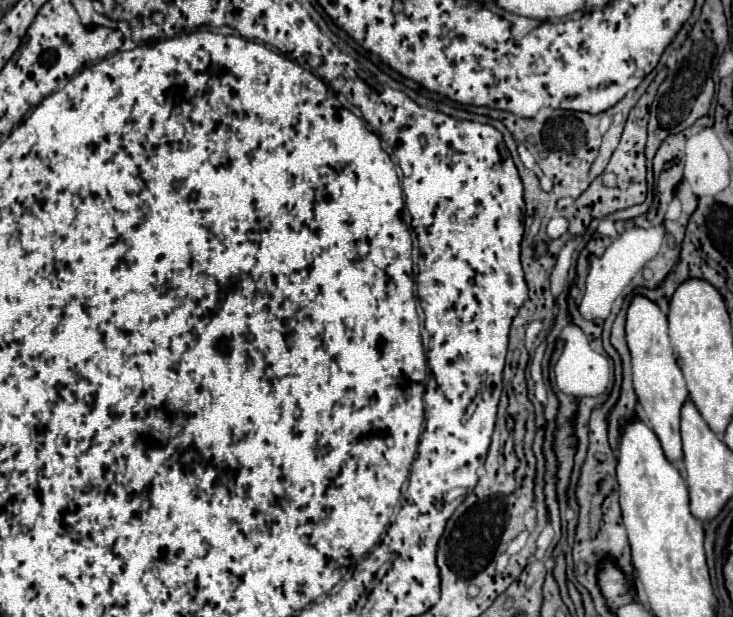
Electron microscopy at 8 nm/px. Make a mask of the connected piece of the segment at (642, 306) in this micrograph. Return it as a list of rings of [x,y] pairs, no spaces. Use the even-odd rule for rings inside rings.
[[[636,295],[628,307],[626,315],[626,339],[632,353],[632,377],[636,397],[650,421],[652,431],[658,435],[664,455],[670,463],[682,461],[682,441],[680,441],[680,409],[688,399],[686,381],[674,359],[670,339],[668,339],[668,319],[650,299]]]

